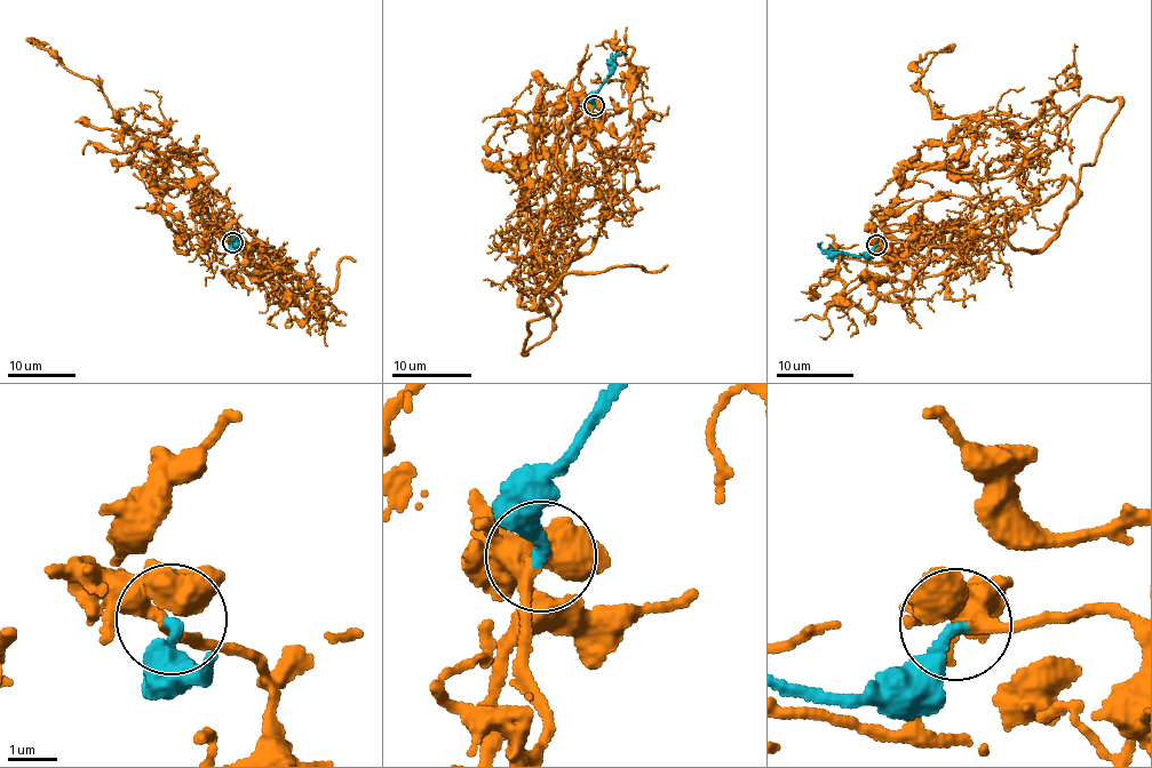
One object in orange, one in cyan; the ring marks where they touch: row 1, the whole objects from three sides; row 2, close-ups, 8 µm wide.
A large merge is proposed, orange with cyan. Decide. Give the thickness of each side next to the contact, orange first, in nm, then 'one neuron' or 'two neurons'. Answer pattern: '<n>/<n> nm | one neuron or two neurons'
850/260 nm | one neuron

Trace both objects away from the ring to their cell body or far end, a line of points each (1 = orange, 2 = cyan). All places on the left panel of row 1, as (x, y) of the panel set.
1: (233, 241), (279, 258), (213, 209), (191, 165), (204, 151), (225, 202), (214, 233), (168, 228), (133, 173)
2: (232, 242), (236, 249), (233, 242), (237, 236), (230, 229)

